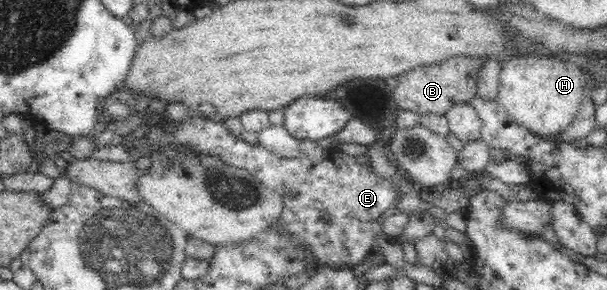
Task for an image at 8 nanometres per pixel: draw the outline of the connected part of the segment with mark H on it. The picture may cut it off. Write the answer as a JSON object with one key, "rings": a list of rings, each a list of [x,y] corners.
{"rings":[[[520,55],[503,61],[497,101],[516,124],[542,137],[559,138],[571,125],[586,96],[586,82],[587,75],[577,64],[550,56]]]}

